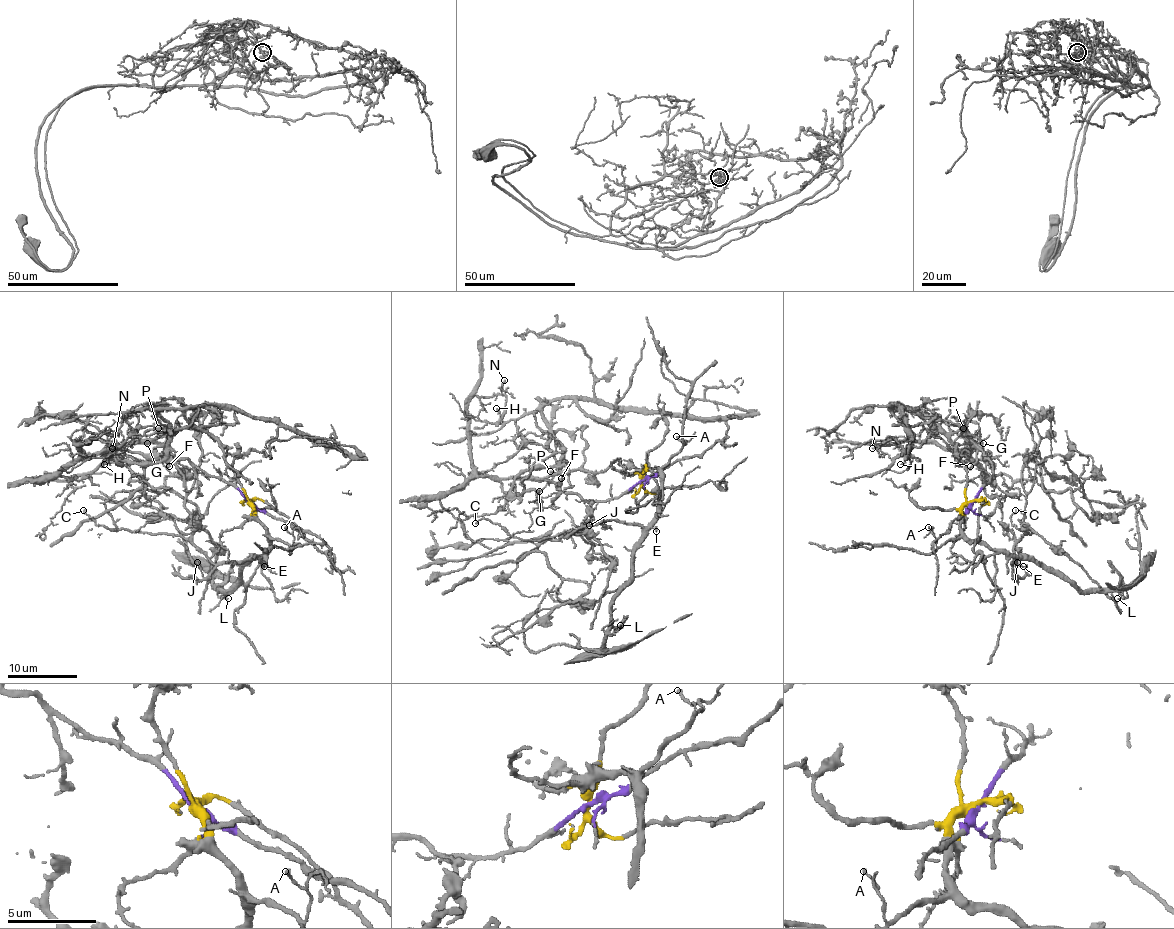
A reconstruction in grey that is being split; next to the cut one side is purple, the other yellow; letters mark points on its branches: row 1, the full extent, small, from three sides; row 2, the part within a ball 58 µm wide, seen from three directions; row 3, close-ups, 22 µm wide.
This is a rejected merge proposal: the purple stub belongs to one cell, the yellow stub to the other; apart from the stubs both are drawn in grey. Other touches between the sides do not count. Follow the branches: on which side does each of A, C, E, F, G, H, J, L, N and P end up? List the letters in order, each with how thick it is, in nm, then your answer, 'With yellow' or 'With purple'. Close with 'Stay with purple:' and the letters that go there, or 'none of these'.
A: Thickness 150 nm. With yellow
C: Thickness 160 nm. With yellow
E: Thickness 180 nm. With yellow
F: Thickness 320 nm. With purple
G: Thickness 140 nm. With purple
H: Thickness 180 nm. With purple
J: Thickness 180 nm. With yellow
L: Thickness 110 nm. With yellow
N: Thickness 160 nm. With purple
P: Thickness 160 nm. With purple
Stay with purple: F, G, H, N, P

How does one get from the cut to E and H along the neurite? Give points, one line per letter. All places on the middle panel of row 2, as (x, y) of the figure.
E: (641, 481), (646, 471), (658, 471), (660, 516), (651, 526), (657, 532)
H: (641, 481), (584, 500), (546, 480), (478, 476), (468, 402), (504, 397), (501, 416), (496, 409)

